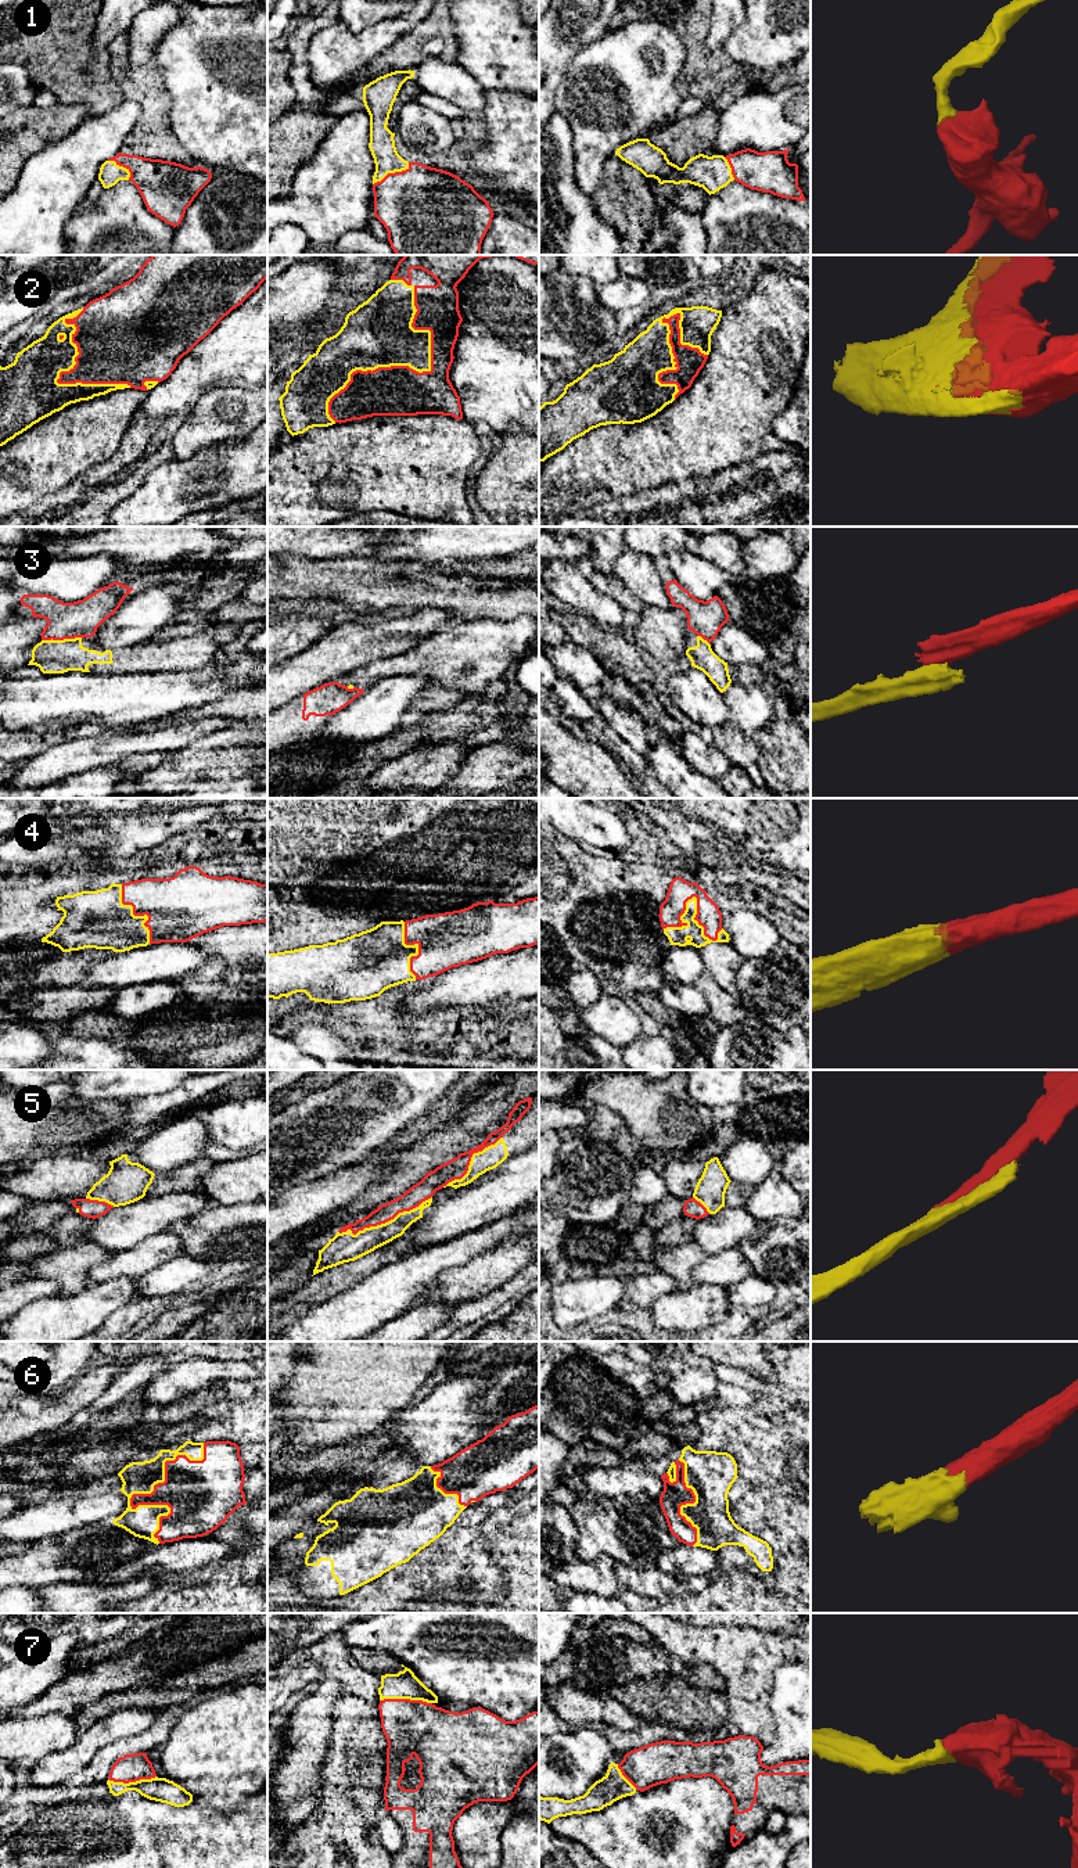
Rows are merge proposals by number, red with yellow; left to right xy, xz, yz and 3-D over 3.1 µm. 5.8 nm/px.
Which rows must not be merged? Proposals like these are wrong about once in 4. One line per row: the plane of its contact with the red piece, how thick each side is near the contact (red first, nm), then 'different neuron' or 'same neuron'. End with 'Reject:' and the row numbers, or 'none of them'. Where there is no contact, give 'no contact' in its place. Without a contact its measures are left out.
1: xz | 460/150 nm | same neuron
2: xz | 280/320 nm | same neuron
3: xy | 220/190 nm | different neuron
4: yz | 140/110 nm | same neuron
5: xz | 110/160 nm | same neuron
6: xy | 260/190 nm | same neuron
7: xz | 320/160 nm | same neuron
Reject: 3

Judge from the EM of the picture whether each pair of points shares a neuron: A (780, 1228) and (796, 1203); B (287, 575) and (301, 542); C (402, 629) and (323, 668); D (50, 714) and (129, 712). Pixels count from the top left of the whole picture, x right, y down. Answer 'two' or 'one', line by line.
A: two
B: two
C: one
D: one

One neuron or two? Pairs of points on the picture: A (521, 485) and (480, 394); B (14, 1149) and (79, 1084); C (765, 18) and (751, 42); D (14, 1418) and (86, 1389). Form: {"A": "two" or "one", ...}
{"A": "two", "B": "two", "C": "one", "D": "one"}

